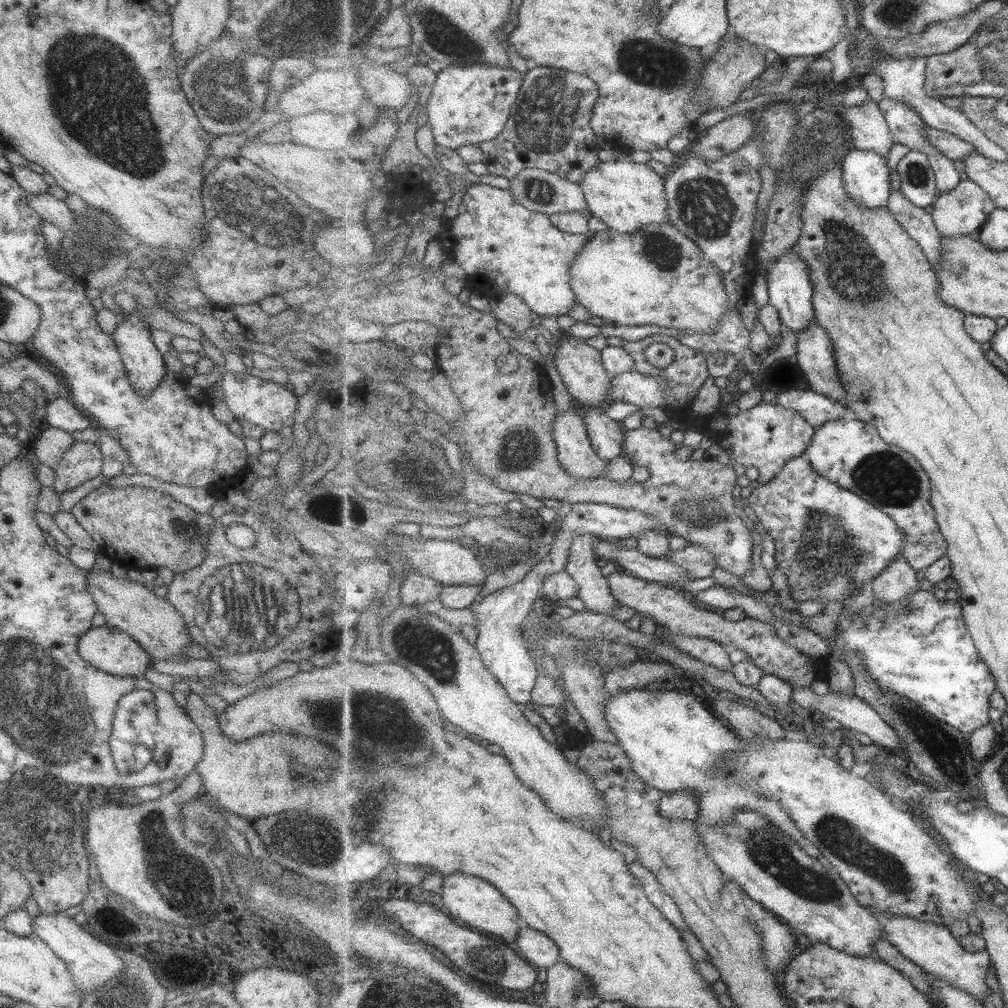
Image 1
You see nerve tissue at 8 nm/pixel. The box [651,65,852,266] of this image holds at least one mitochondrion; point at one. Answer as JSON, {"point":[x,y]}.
{"point":[704,206]}

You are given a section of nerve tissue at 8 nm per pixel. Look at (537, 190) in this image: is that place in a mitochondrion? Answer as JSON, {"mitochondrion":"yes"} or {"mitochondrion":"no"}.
{"mitochondrion":"yes"}

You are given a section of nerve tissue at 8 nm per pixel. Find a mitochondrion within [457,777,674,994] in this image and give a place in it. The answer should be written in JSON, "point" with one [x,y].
{"point":[488,964]}

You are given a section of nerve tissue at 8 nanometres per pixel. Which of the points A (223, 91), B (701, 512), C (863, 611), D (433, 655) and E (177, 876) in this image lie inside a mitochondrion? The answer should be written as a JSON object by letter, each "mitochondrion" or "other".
{"A":"mitochondrion","B":"mitochondrion","C":"mitochondrion","D":"mitochondrion","E":"mitochondrion"}

